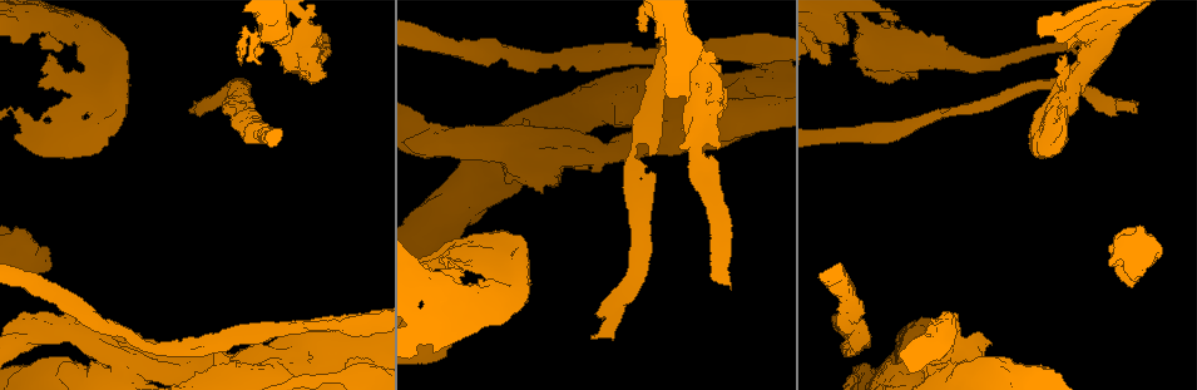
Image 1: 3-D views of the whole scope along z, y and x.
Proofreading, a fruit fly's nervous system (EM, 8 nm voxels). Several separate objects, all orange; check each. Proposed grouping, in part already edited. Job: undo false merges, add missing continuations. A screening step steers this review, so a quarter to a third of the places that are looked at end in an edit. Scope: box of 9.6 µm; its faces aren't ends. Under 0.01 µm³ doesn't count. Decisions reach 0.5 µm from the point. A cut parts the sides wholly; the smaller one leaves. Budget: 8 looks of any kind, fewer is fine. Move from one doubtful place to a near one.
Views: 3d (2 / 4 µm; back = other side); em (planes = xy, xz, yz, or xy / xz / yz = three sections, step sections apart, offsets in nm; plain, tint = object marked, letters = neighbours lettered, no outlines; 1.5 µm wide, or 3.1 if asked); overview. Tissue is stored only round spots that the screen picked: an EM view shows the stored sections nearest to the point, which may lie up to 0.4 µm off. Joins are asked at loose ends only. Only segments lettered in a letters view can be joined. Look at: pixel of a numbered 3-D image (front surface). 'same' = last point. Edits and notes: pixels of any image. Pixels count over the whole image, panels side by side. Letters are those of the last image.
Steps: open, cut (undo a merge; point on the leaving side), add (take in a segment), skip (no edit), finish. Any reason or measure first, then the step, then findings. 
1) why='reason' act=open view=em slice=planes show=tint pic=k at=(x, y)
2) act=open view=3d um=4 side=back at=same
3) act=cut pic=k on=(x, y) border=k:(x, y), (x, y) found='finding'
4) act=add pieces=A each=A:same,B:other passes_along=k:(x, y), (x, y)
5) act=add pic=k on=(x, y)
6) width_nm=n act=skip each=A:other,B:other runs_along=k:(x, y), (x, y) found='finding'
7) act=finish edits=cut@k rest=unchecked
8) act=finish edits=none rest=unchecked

why='free end' act=open view=em um=3.1 slice=xz step=8 show=letters pic=1 at=(658, 150)

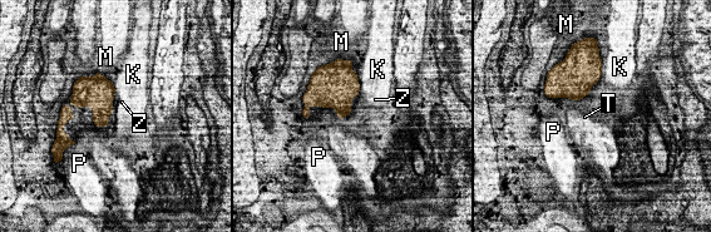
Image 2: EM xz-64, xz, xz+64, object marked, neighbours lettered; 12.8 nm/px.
act=skip each=K:other,M:other,P:other,T:other,Z:other border=2:(114, 95), (112, 108) found='no lettered segment goes on from it'

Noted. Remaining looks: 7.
why='tapers out' act=open view=3d um=4 pic=1 at=(256, 56)

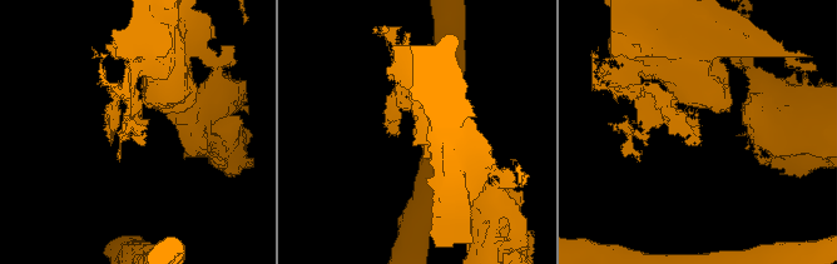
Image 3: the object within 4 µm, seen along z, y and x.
act=open view=em slice=planes show=letters pic=3 at=(699, 134)

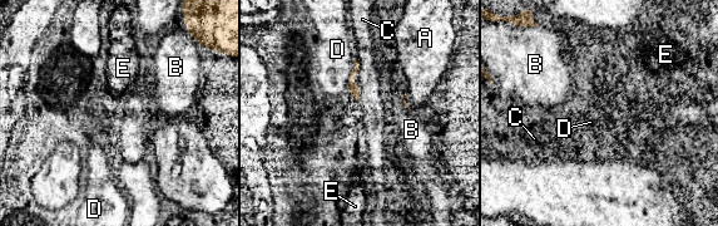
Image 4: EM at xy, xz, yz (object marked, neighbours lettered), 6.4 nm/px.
longest_contact=D:220nm act=skip each=A:other,B:other,C:other,D:other,E:other border=4:(355, 58), (347, 86), (343, 91) found='no lettered segment goes on from it'

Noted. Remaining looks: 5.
why='touches itself' act=open view=em slice=yz step=4 show=tint pic=1 at=(606, 152)

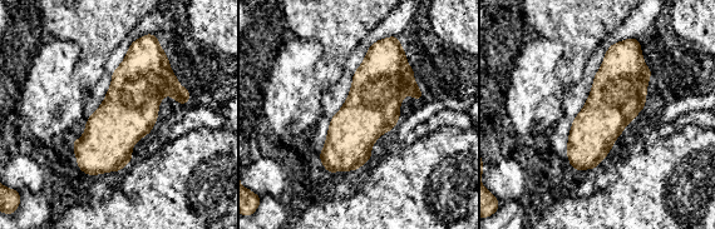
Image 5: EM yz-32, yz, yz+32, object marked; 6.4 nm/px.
act=open view=em slice=planes show=tint at=same

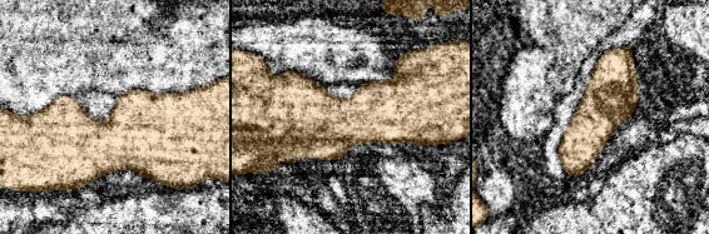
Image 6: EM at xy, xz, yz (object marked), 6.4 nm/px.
why='see the neighbours' act=open view=em slice=planes show=letters at=same

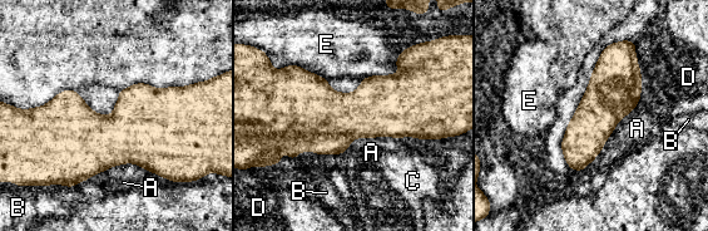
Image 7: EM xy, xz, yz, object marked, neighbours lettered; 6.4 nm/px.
act=skip each=A:other,B:other,C:other,D:other,E:other border=7:(637, 104), (582, 170) found='one neuron here'

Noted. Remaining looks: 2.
act=finish edits=none rest=unchecked

